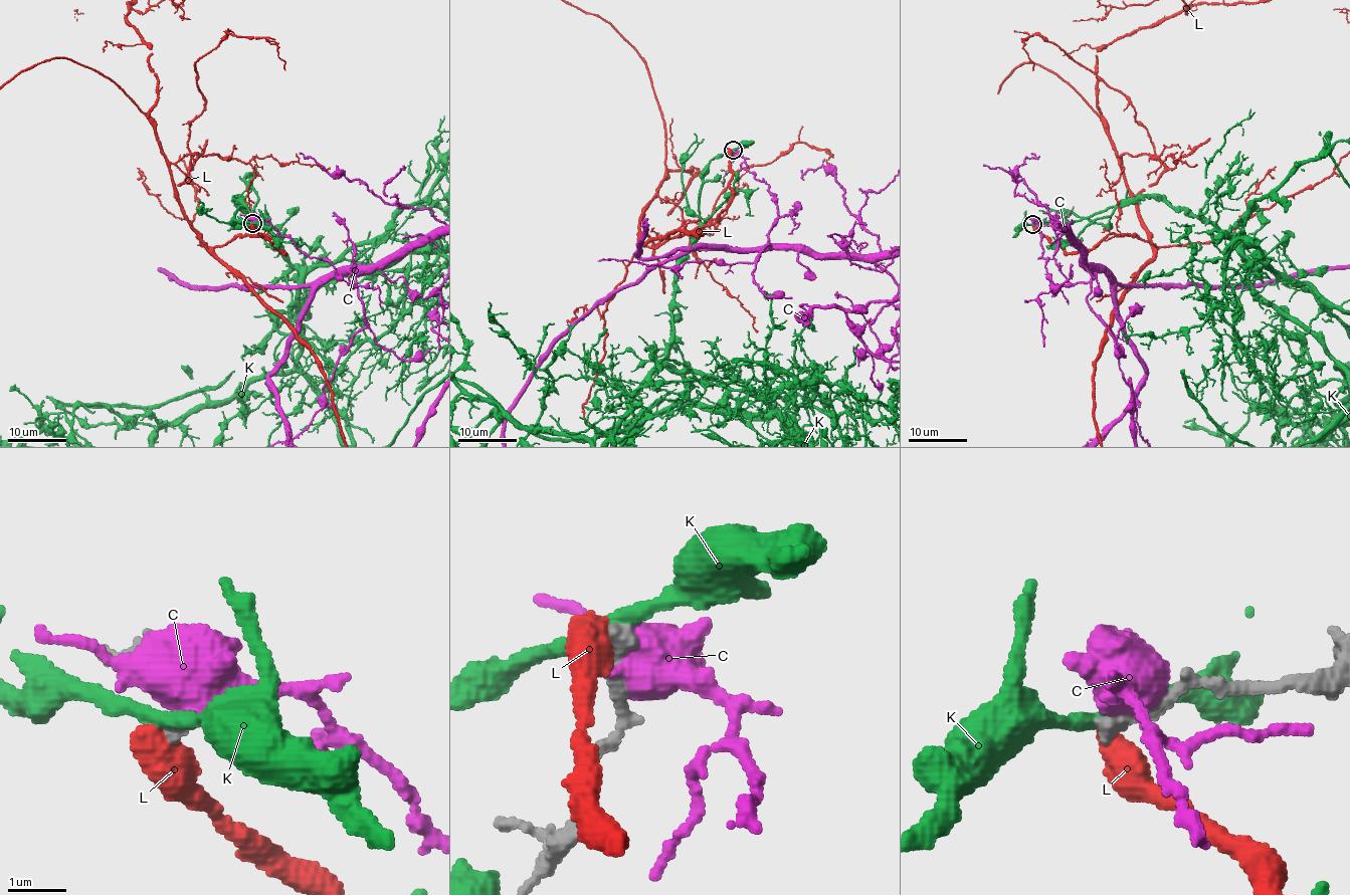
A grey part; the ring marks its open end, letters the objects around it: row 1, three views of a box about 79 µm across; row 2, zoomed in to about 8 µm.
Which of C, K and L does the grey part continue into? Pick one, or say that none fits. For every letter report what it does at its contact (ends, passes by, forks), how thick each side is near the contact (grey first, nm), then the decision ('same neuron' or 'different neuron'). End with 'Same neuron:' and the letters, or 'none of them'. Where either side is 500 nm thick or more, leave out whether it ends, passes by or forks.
C: 360/800 nm | different neuron
K: it passes by | 280/240 nm | different neuron
L: 280/600 nm | different neuron
Same neuron: none of them

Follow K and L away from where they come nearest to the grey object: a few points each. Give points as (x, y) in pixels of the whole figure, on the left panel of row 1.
K: (253, 223), (238, 198), (301, 274), (318, 339), (281, 319), (215, 386), (159, 406)
L: (253, 225), (286, 253), (261, 234), (205, 246), (154, 125), (115, 82), (54, 57)

